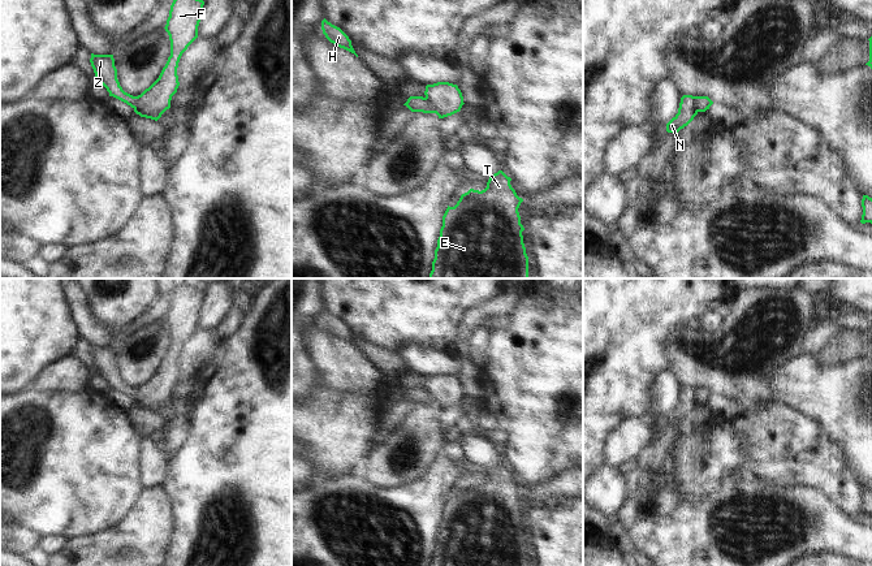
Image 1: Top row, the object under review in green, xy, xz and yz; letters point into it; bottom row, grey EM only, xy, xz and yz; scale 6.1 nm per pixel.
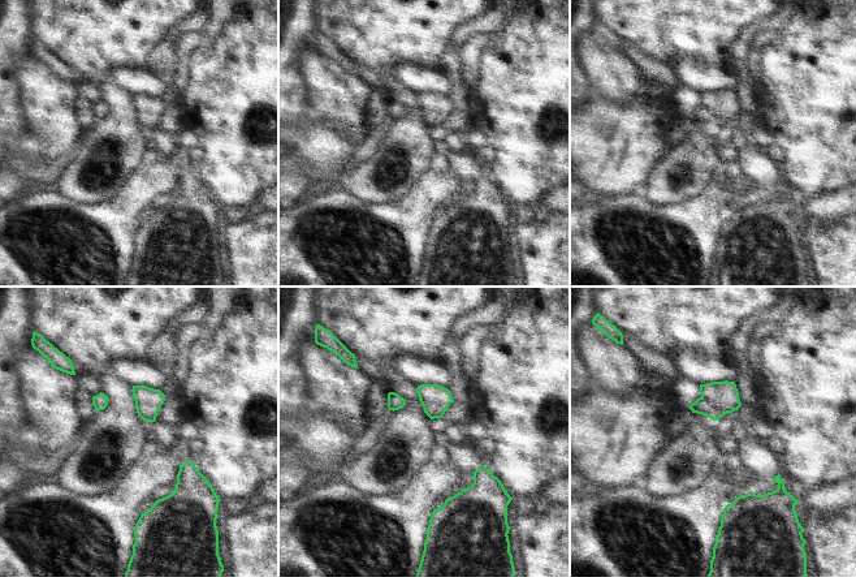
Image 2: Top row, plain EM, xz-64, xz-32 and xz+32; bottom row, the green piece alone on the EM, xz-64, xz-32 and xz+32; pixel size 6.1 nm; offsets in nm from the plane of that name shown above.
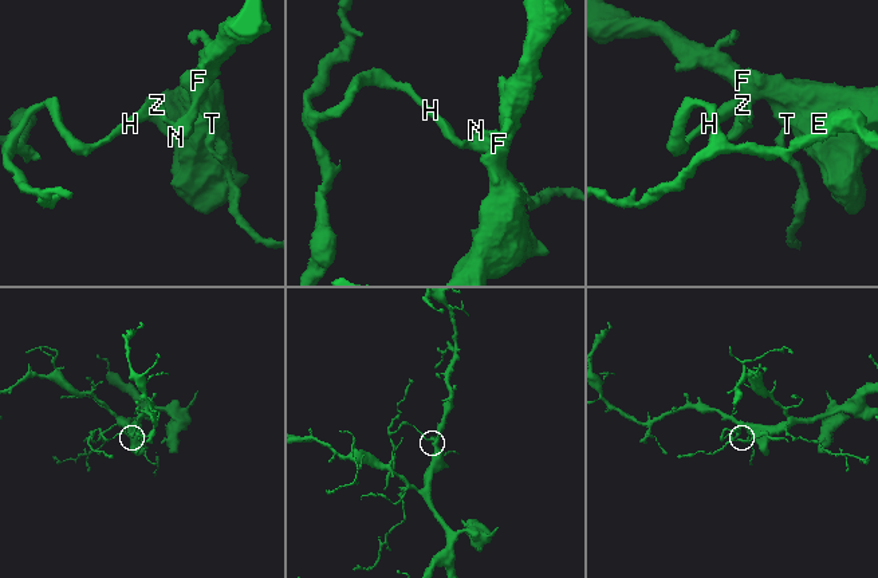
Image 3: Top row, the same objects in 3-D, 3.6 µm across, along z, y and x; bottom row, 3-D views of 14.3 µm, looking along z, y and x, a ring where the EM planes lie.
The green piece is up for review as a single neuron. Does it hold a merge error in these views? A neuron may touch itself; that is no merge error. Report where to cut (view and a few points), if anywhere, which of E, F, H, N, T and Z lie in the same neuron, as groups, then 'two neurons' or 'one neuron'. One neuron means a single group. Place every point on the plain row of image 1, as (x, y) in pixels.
cut xz (426, 388), (436, 404); groups E F N T / H Z; two neurons

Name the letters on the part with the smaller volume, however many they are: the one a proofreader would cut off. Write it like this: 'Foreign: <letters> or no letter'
Foreign: H, Z

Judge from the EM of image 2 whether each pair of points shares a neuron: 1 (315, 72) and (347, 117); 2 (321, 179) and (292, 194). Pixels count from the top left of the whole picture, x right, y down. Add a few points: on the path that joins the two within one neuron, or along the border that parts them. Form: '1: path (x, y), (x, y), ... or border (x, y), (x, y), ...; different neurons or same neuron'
1: path (327, 84), (344, 106); same neuron
2: border (312, 181), (320, 189); different neurons

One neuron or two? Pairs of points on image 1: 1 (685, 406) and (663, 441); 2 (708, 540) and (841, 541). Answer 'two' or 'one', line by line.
1: one
2: one

